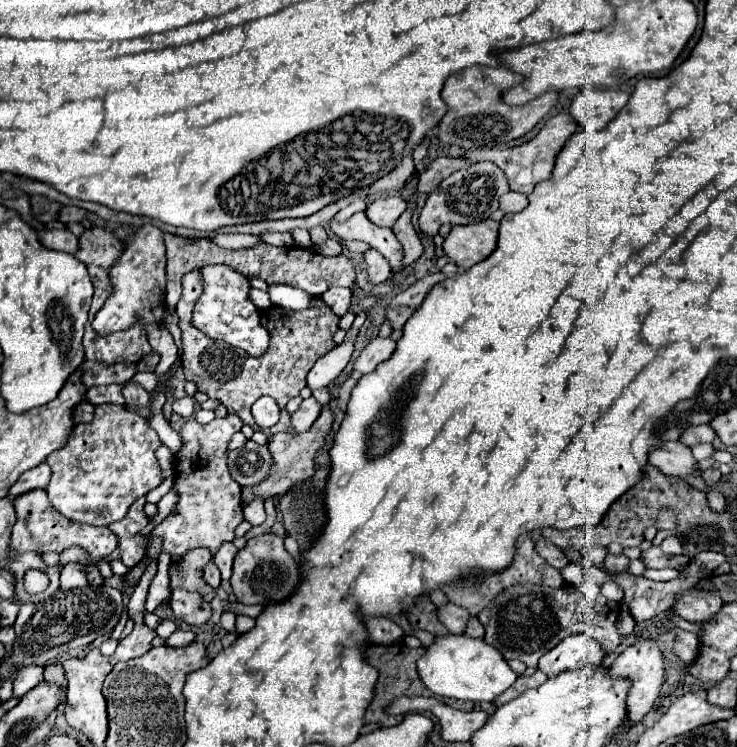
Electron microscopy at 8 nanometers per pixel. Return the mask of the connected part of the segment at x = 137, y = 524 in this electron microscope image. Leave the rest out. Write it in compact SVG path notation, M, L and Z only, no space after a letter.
M145 498L135 500L125 518L109 524L109 528L119 538L121 561L128 568L140 562L141 556L145 556L145 538L139 536L139 532L149 524L149 518L143 512L143 504L145 504Z

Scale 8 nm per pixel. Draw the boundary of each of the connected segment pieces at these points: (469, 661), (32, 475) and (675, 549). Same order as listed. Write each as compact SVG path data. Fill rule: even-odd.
M447 634L435 638L433 646L427 648L427 654L417 660L417 668L421 680L431 692L445 698L471 700L477 704L495 702L495 698L517 680L517 674L509 668L501 652L497 652L487 642L469 638L465 634Z
M43 462L43 464L35 466L35 468L27 470L27 472L11 486L9 496L15 498L15 496L19 496L19 494L23 494L23 492L29 492L29 490L35 490L35 488L47 488L49 478L51 478L51 468L49 468L47 462Z
M674 535L666 537L660 544L660 548L669 555L679 555L683 553L682 543Z

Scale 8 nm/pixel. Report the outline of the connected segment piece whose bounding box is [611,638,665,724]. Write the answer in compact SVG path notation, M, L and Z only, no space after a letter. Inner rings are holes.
M643 638L643 640L637 640L635 644L627 646L619 654L619 658L611 664L611 674L627 676L629 680L633 680L633 688L629 692L629 722L637 724L653 708L653 702L657 700L661 686L665 684L665 656L653 638Z

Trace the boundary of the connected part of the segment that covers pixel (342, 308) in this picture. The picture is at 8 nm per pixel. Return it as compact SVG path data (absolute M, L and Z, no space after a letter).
M329 288L323 296L325 304L329 304L329 308L333 308L333 312L337 312L337 316L343 316L351 304L351 290L349 288Z

